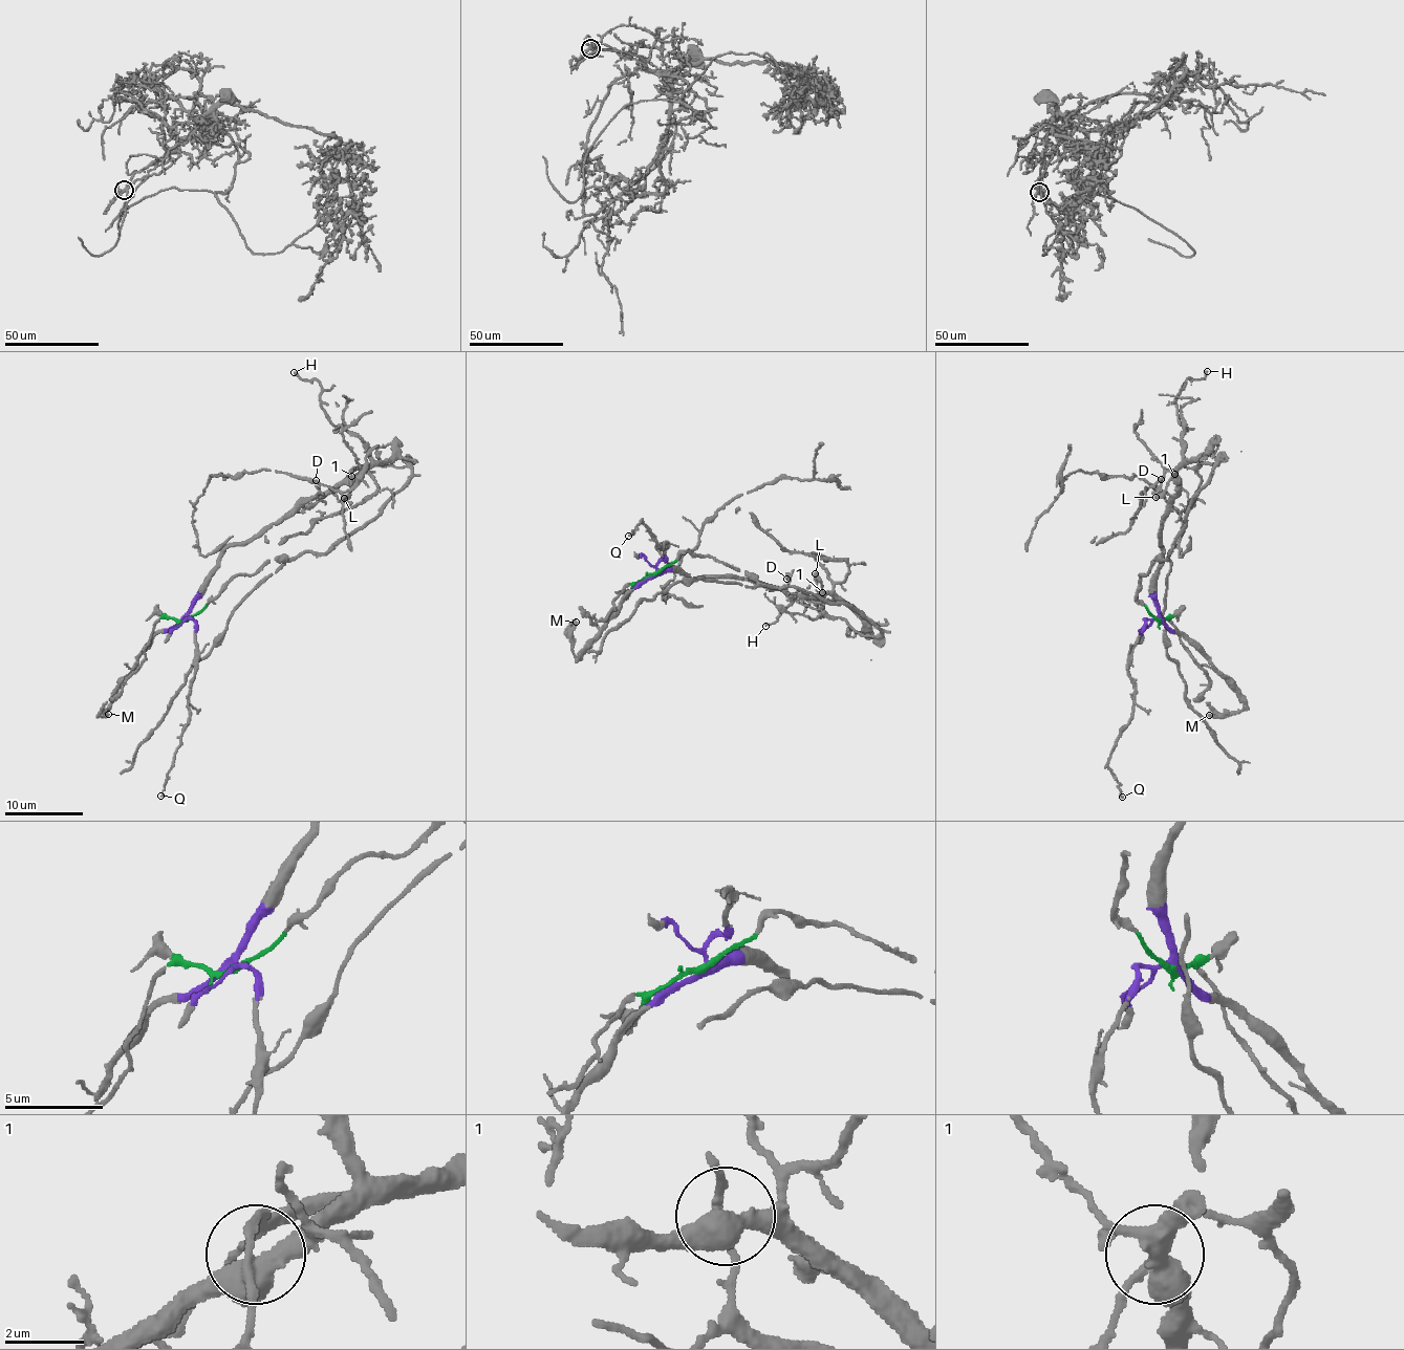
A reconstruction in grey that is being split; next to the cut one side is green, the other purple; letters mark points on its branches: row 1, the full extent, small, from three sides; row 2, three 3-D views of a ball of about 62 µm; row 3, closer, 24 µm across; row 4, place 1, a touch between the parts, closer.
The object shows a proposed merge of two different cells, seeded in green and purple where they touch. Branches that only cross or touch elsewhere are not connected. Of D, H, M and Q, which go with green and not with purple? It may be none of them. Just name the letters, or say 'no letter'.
no letter

